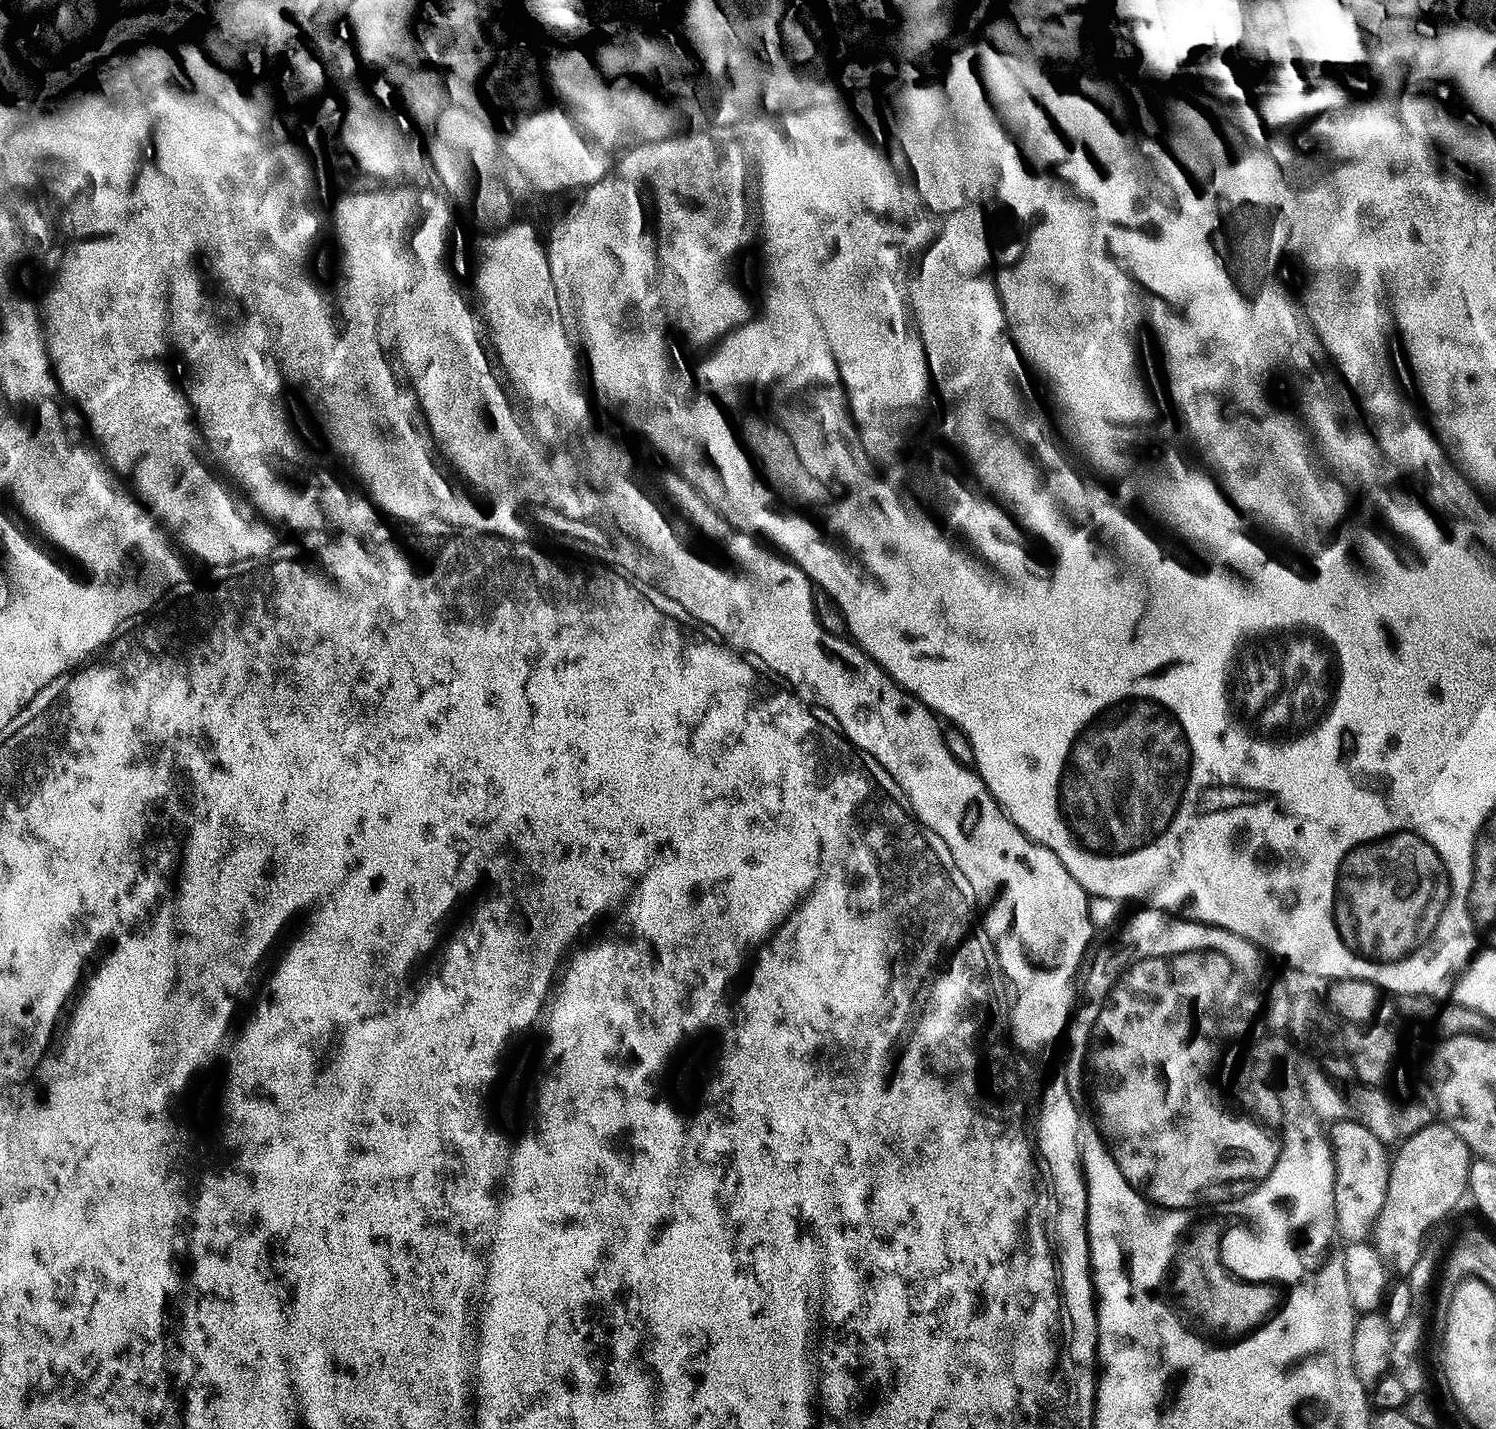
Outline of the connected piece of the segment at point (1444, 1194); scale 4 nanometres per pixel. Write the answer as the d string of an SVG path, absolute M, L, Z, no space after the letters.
M1437 1122L1430 1126L1424 1126L1422 1130L1405 1135L1403 1138L1404 1145L1401 1146L1390 1160L1390 1178L1388 1179L1388 1189L1386 1190L1386 1202L1382 1202L1382 1214L1378 1214L1376 1219L1376 1226L1374 1229L1374 1243L1378 1254L1384 1259L1384 1263L1388 1265L1389 1269L1393 1273L1402 1272L1402 1274L1408 1274L1414 1268L1414 1264L1418 1262L1420 1256L1425 1255L1426 1248L1424 1248L1424 1235L1431 1230L1435 1224L1440 1224L1456 1207L1460 1204L1460 1199L1465 1199L1468 1191L1468 1175L1470 1174L1470 1166L1474 1159L1474 1153L1471 1148L1468 1147L1468 1143L1464 1141L1464 1136L1459 1130L1459 1127L1455 1123L1444 1124L1445 1122Z

